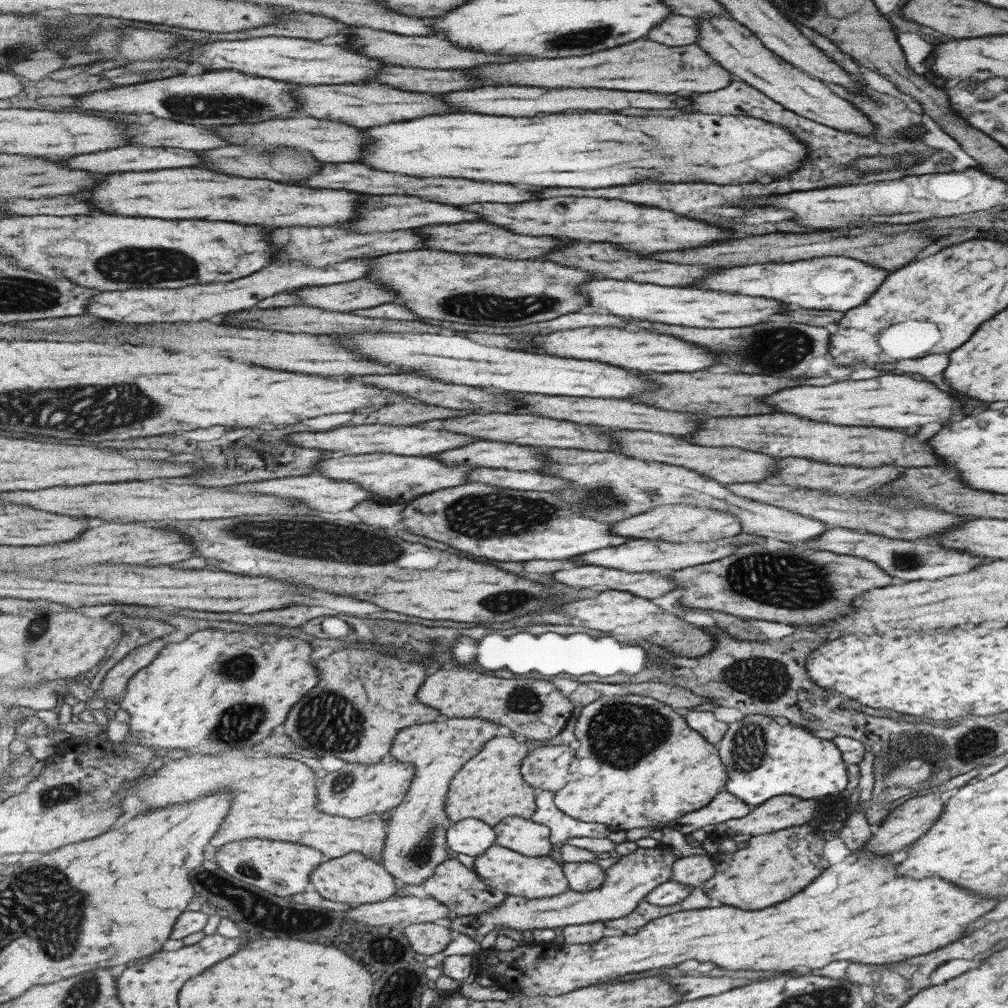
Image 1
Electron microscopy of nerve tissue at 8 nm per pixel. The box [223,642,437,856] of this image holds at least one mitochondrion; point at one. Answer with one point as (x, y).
(328, 712)

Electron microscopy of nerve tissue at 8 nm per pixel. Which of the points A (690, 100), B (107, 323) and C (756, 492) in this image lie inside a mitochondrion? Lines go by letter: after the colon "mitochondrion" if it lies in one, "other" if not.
A: other
B: other
C: other

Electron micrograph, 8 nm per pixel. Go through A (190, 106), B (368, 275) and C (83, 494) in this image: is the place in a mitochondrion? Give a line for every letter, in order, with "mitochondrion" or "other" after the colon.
A: mitochondrion
B: other
C: other

